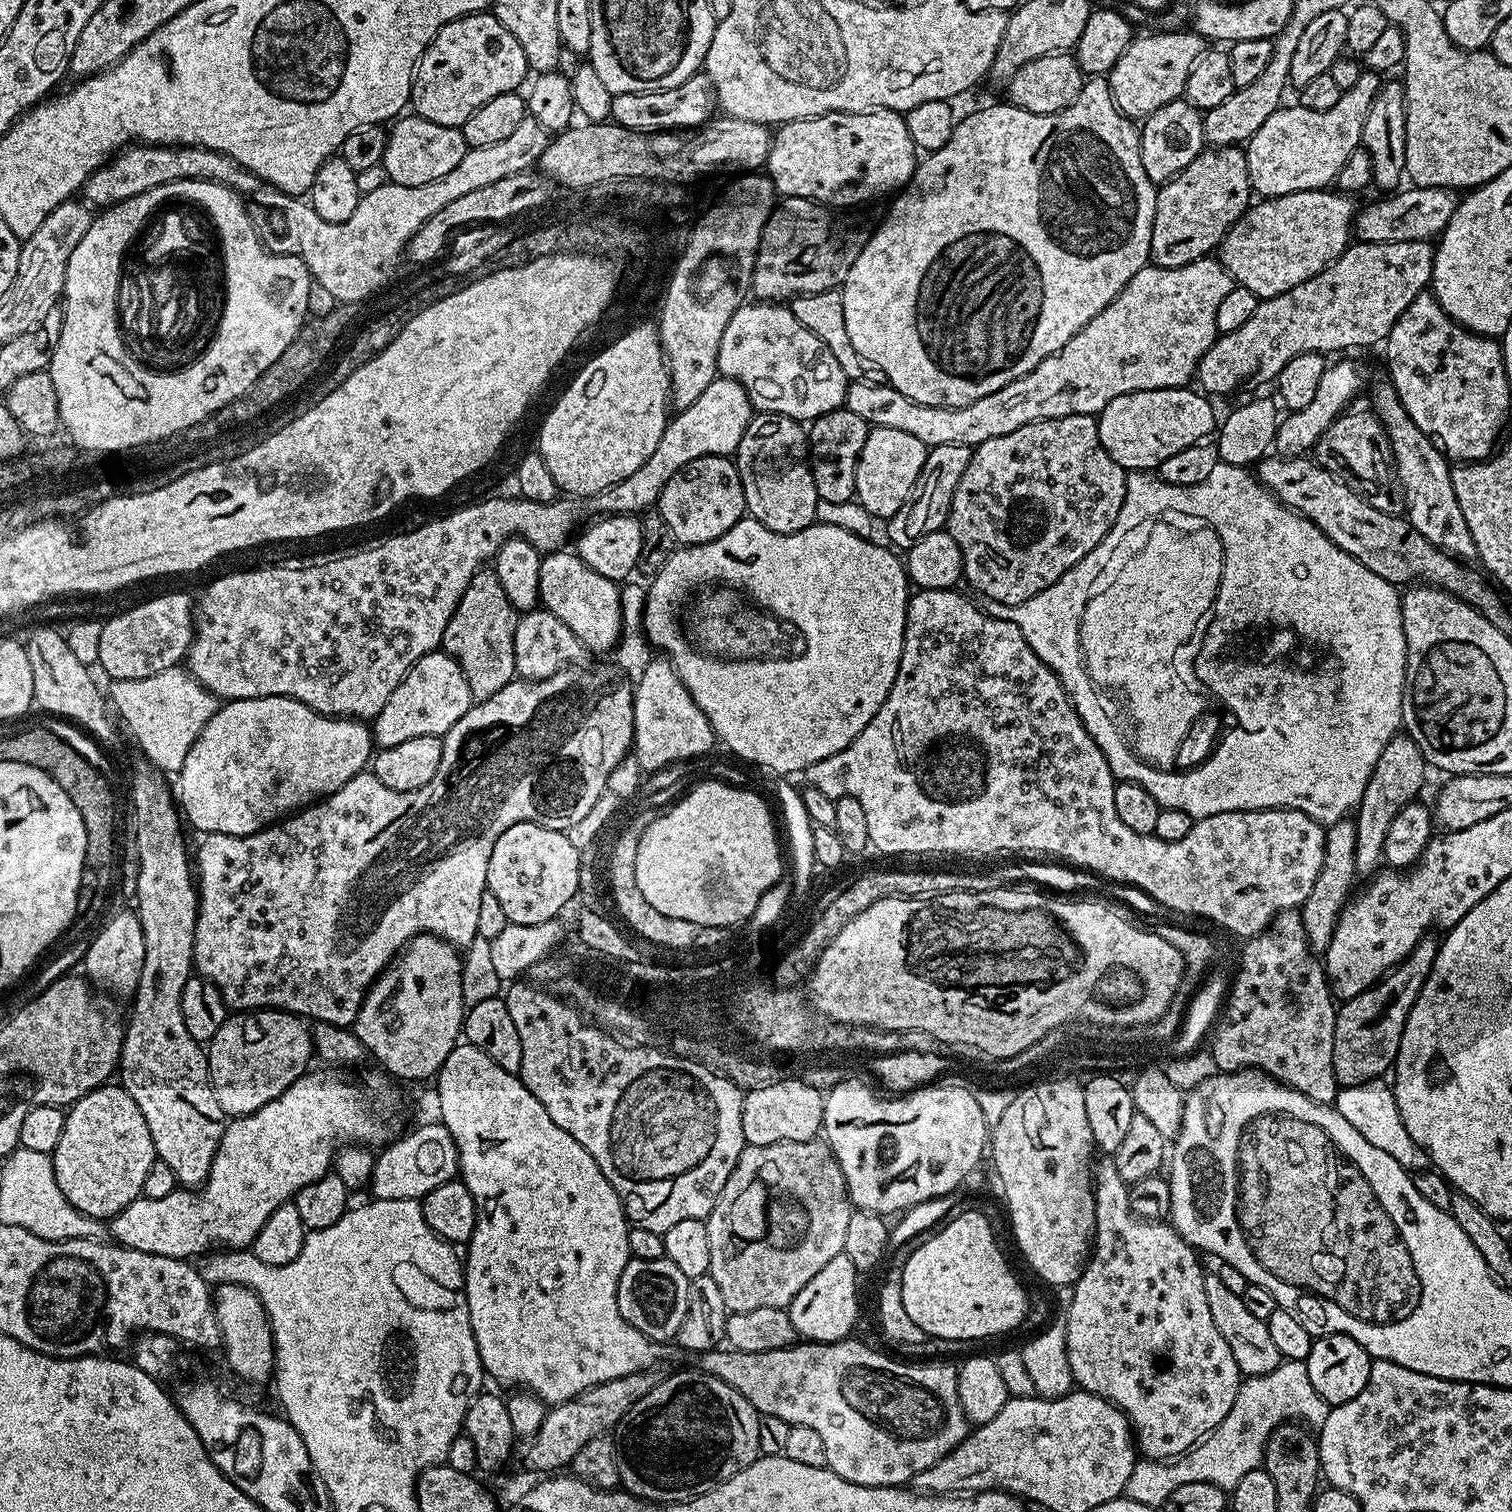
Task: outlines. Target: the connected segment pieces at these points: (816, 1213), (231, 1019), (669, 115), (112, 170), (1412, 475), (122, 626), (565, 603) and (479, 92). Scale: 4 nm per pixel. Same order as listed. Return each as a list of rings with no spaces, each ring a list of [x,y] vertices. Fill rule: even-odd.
[[[827,1140],[778,1142],[766,1146],[749,1144],[742,1150],[714,1210],[706,1217],[710,1234],[710,1275],[722,1290],[729,1313],[762,1310],[762,1306],[787,1309],[792,1299],[830,1262],[841,1255],[846,1242],[846,1225],[854,1205],[848,1198],[842,1166]]]
[[[244,1010],[229,1015],[218,1034],[207,1041],[206,1055],[214,1098],[218,1098],[218,1106],[222,1106],[225,1117],[235,1118],[262,1110],[266,1102],[274,1102],[282,1090],[289,1088],[299,1076],[305,1075],[310,1068],[308,1063],[314,1060],[314,1049],[309,1025],[301,1017],[279,1010]]]
[[[706,74],[691,76],[673,88],[661,92],[617,92],[612,97],[611,119],[635,132],[666,132],[698,128],[713,119],[717,111],[716,91]]]
[[[137,143],[135,146],[125,148],[123,152],[113,156],[104,167],[99,168],[84,183],[82,196],[89,205],[111,206],[126,198],[146,194],[146,190],[154,190],[158,186],[166,186],[170,182],[182,182],[183,180],[218,182],[241,194],[253,194],[262,188],[258,174],[246,170],[246,166],[234,162],[234,158],[221,152],[187,146]]]
[[[1383,383],[1373,390],[1370,408],[1380,419],[1392,447],[1392,462],[1396,465],[1396,477],[1404,495],[1407,520],[1414,526],[1414,530],[1418,530],[1418,534],[1422,534],[1443,552],[1457,558],[1475,557],[1476,547],[1474,538],[1470,538],[1470,526],[1466,526],[1462,506],[1458,506],[1458,498],[1454,498],[1452,468],[1448,457],[1425,432],[1414,426],[1414,418],[1406,414],[1406,406],[1402,406],[1402,398],[1398,398],[1392,383]]]
[[[168,592],[153,600],[143,600],[102,623],[98,664],[112,680],[150,678],[177,667],[187,657],[194,635],[194,600],[184,592]]]
[[[572,550],[549,552],[541,559],[538,570],[540,604],[558,617],[579,638],[589,653],[611,653],[621,635],[620,591],[621,585],[610,578],[602,578],[590,566],[581,562]]]
[[[491,11],[475,12],[438,30],[416,66],[410,104],[417,116],[460,128],[474,110],[490,98],[498,98],[498,94],[517,91],[529,76],[526,54],[522,54],[518,38]]]

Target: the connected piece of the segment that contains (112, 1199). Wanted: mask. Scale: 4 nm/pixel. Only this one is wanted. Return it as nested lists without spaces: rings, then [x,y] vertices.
[[[116,1082],[90,1090],[73,1102],[64,1118],[62,1138],[58,1138],[58,1146],[54,1146],[50,1155],[58,1190],[66,1194],[70,1206],[101,1222],[111,1221],[123,1208],[130,1206],[130,1202],[141,1199],[146,1174],[158,1159],[150,1138],[150,1126],[146,1126],[146,1118],[142,1118],[138,1102],[134,1102],[134,1098],[130,1098],[125,1088]]]

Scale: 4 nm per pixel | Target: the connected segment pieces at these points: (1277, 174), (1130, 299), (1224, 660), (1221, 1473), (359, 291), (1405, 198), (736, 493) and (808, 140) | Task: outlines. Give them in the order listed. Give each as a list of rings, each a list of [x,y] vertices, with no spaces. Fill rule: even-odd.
[[[1371,70],[1361,71],[1358,82],[1341,91],[1338,102],[1330,110],[1310,110],[1293,106],[1276,109],[1246,144],[1248,181],[1257,197],[1285,196],[1302,190],[1327,189],[1346,166],[1346,158],[1361,147],[1366,114],[1380,93],[1382,80]]]
[[[1216,258],[1195,260],[1181,268],[1146,266],[1138,270],[1138,274],[1130,278],[1128,285],[1100,311],[1094,326],[1085,328],[1079,336],[1072,336],[1070,342],[1062,346],[1062,350],[1038,362],[1038,366],[1030,374],[1010,382],[1010,386],[1002,386],[1002,390],[994,390],[994,394],[986,394],[986,398],[978,398],[978,402],[970,406],[922,406],[906,398],[906,394],[894,390],[887,382],[852,382],[848,385],[844,407],[850,410],[850,414],[858,414],[858,418],[862,418],[872,428],[906,430],[906,434],[914,434],[918,442],[927,444],[929,448],[939,444],[975,446],[986,442],[986,438],[1010,434],[1010,430],[1018,430],[1018,426],[1026,426],[1035,420],[1053,420],[1063,416],[1096,416],[1107,404],[1114,402],[1114,398],[1122,394],[1187,385],[1188,379],[1191,381],[1195,377],[1196,368],[1206,354],[1208,345],[1218,335],[1218,305],[1221,304],[1222,298],[1226,298],[1226,294],[1230,294],[1233,286],[1232,275]]]
[[[1219,463],[1214,466],[1214,470],[1210,470],[1210,475],[1204,481],[1198,482],[1195,486],[1174,486],[1163,483],[1159,475],[1153,474],[1151,471],[1129,471],[1127,473],[1128,493],[1122,502],[1122,510],[1118,514],[1114,526],[1108,531],[1106,538],[1102,538],[1102,542],[1098,542],[1098,546],[1094,546],[1094,550],[1090,550],[1090,554],[1086,554],[1086,558],[1082,558],[1082,562],[1078,562],[1073,568],[1066,570],[1066,574],[1062,574],[1062,578],[1058,578],[1058,582],[1054,582],[1046,590],[1034,594],[1034,598],[1026,598],[1026,602],[1013,606],[997,604],[993,600],[984,600],[982,608],[989,614],[996,613],[997,619],[1014,622],[1014,626],[1018,626],[1018,630],[1022,630],[1022,634],[1026,638],[1026,642],[1030,642],[1034,654],[1038,654],[1038,658],[1042,662],[1046,662],[1046,666],[1050,666],[1050,670],[1054,670],[1054,674],[1060,677],[1069,702],[1074,706],[1078,718],[1082,718],[1082,726],[1086,726],[1086,734],[1090,734],[1090,738],[1094,738],[1094,742],[1098,742],[1098,750],[1102,750],[1112,775],[1116,777],[1117,781],[1125,780],[1142,786],[1142,790],[1147,790],[1160,803],[1161,809],[1182,810],[1193,818],[1203,818],[1226,814],[1227,812],[1249,812],[1263,808],[1296,808],[1302,814],[1309,816],[1311,820],[1316,820],[1322,826],[1327,826],[1345,819],[1349,813],[1360,807],[1360,799],[1366,790],[1366,782],[1370,782],[1370,774],[1378,762],[1378,754],[1382,754],[1382,750],[1386,750],[1386,744],[1390,742],[1390,738],[1397,736],[1402,728],[1402,698],[1404,697],[1408,643],[1404,637],[1404,627],[1402,626],[1401,593],[1398,591],[1397,585],[1378,578],[1378,574],[1366,570],[1366,566],[1362,566],[1362,562],[1358,562],[1353,556],[1348,556],[1346,550],[1334,546],[1330,542],[1330,538],[1326,538],[1326,534],[1322,534],[1322,530],[1318,530],[1318,526],[1314,526],[1314,522],[1310,522],[1305,516],[1299,516],[1297,512],[1281,504],[1271,492],[1262,487],[1259,479],[1253,473],[1251,476],[1250,473],[1252,472],[1247,467]],[[1164,511],[1181,512],[1184,516],[1198,516],[1204,519],[1201,521],[1220,536],[1224,548],[1224,569],[1220,579],[1220,588],[1216,591],[1216,602],[1212,605],[1210,619],[1207,621],[1207,624],[1209,623],[1208,633],[1204,636],[1204,645],[1201,646],[1200,653],[1196,656],[1196,676],[1212,691],[1211,695],[1219,703],[1225,705],[1229,717],[1233,721],[1236,719],[1236,725],[1221,738],[1216,753],[1205,764],[1200,764],[1197,768],[1190,769],[1189,772],[1161,770],[1155,768],[1153,764],[1147,764],[1145,760],[1141,760],[1136,755],[1136,749],[1130,743],[1129,737],[1127,740],[1120,733],[1119,726],[1112,721],[1111,714],[1104,709],[1104,704],[1100,701],[1099,694],[1096,693],[1099,691],[1093,685],[1088,667],[1084,664],[1084,655],[1080,649],[1082,614],[1086,610],[1086,602],[1092,597],[1092,587],[1096,585],[1098,574],[1104,569],[1106,562],[1110,562],[1112,548],[1118,546],[1118,542],[1122,542],[1122,538],[1126,538],[1126,534],[1130,534],[1130,530],[1155,521],[1155,516],[1162,515]]]
[[[1284,1360],[1270,1374],[1250,1376],[1240,1381],[1240,1389],[1234,1398],[1234,1406],[1230,1406],[1230,1414],[1218,1422],[1218,1426],[1209,1432],[1200,1443],[1195,1444],[1188,1452],[1183,1452],[1171,1460],[1137,1459],[1136,1464],[1130,1470],[1130,1478],[1126,1478],[1124,1496],[1134,1502],[1142,1502],[1142,1506],[1150,1506],[1159,1509],[1178,1490],[1178,1486],[1186,1486],[1186,1482],[1210,1482],[1214,1486],[1231,1490],[1238,1486],[1239,1480],[1250,1470],[1261,1467],[1264,1463],[1264,1447],[1270,1438],[1270,1434],[1279,1424],[1285,1422],[1303,1422],[1308,1426],[1319,1426],[1326,1422],[1330,1405],[1314,1390],[1310,1383],[1310,1370],[1303,1360]]]
[[[525,118],[518,122],[518,130],[514,130],[510,138],[502,138],[502,142],[494,142],[485,148],[469,148],[462,162],[458,162],[458,166],[450,170],[450,174],[445,174],[443,178],[434,178],[434,182],[426,182],[426,186],[402,186],[389,182],[378,186],[378,190],[363,193],[354,214],[350,214],[346,222],[326,222],[318,218],[311,203],[295,196],[287,196],[284,192],[277,191],[272,200],[276,200],[276,204],[284,204],[284,208],[288,208],[288,216],[296,220],[296,228],[300,228],[300,243],[294,248],[302,263],[308,267],[313,281],[330,290],[330,294],[334,294],[334,298],[341,305],[356,304],[359,300],[374,295],[395,274],[396,263],[399,262],[400,256],[402,260],[416,231],[434,214],[438,214],[442,206],[454,202],[454,198],[462,198],[462,194],[470,194],[470,190],[490,186],[490,182],[498,182],[498,178],[510,178],[519,172],[529,171],[546,150],[549,139],[550,134],[537,120]]]
[[[1408,186],[1403,190],[1385,195],[1377,204],[1361,207],[1354,221],[1354,236],[1357,241],[1366,244],[1382,242],[1431,241],[1439,237],[1450,222],[1458,203],[1458,196],[1450,188],[1417,188]]]
[[[703,456],[678,470],[662,490],[658,510],[681,545],[705,544],[716,540],[730,526],[745,519],[742,478],[736,469],[735,459],[727,456]]]
[[[874,108],[870,112],[827,112],[825,116],[814,116],[806,120],[790,120],[786,124],[779,125],[772,137],[772,149],[768,155],[766,175],[775,185],[777,193],[784,198],[795,198],[798,200],[814,200],[818,204],[831,206],[836,210],[848,210],[851,204],[860,204],[863,200],[872,200],[883,192],[895,193],[904,187],[912,175],[916,172],[918,163],[918,149],[915,142],[910,138],[910,130],[906,130],[906,122],[899,112],[892,112],[888,108]]]

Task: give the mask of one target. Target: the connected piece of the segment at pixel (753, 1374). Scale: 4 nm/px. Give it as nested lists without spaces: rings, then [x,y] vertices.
[[[845,1338],[834,1344],[797,1342],[790,1348],[766,1350],[765,1352],[737,1352],[735,1350],[719,1352],[713,1350],[703,1353],[699,1357],[699,1367],[709,1376],[716,1376],[734,1390],[738,1390],[738,1394],[742,1394],[742,1398],[746,1398],[756,1407],[757,1413],[765,1416],[777,1416],[790,1425],[811,1426],[822,1437],[822,1443],[826,1445],[826,1465],[831,1468],[833,1476],[846,1478],[848,1484],[861,1484],[862,1486],[886,1486],[890,1488],[907,1485],[914,1478],[914,1474],[918,1474],[922,1470],[934,1466],[934,1462],[946,1458],[946,1454],[950,1454],[970,1434],[970,1421],[964,1415],[958,1398],[957,1369],[951,1368],[948,1364],[903,1364],[900,1360],[891,1360],[890,1357],[883,1356],[882,1353],[875,1352],[874,1349],[867,1348],[866,1345],[859,1344],[858,1341],[852,1339]]]

